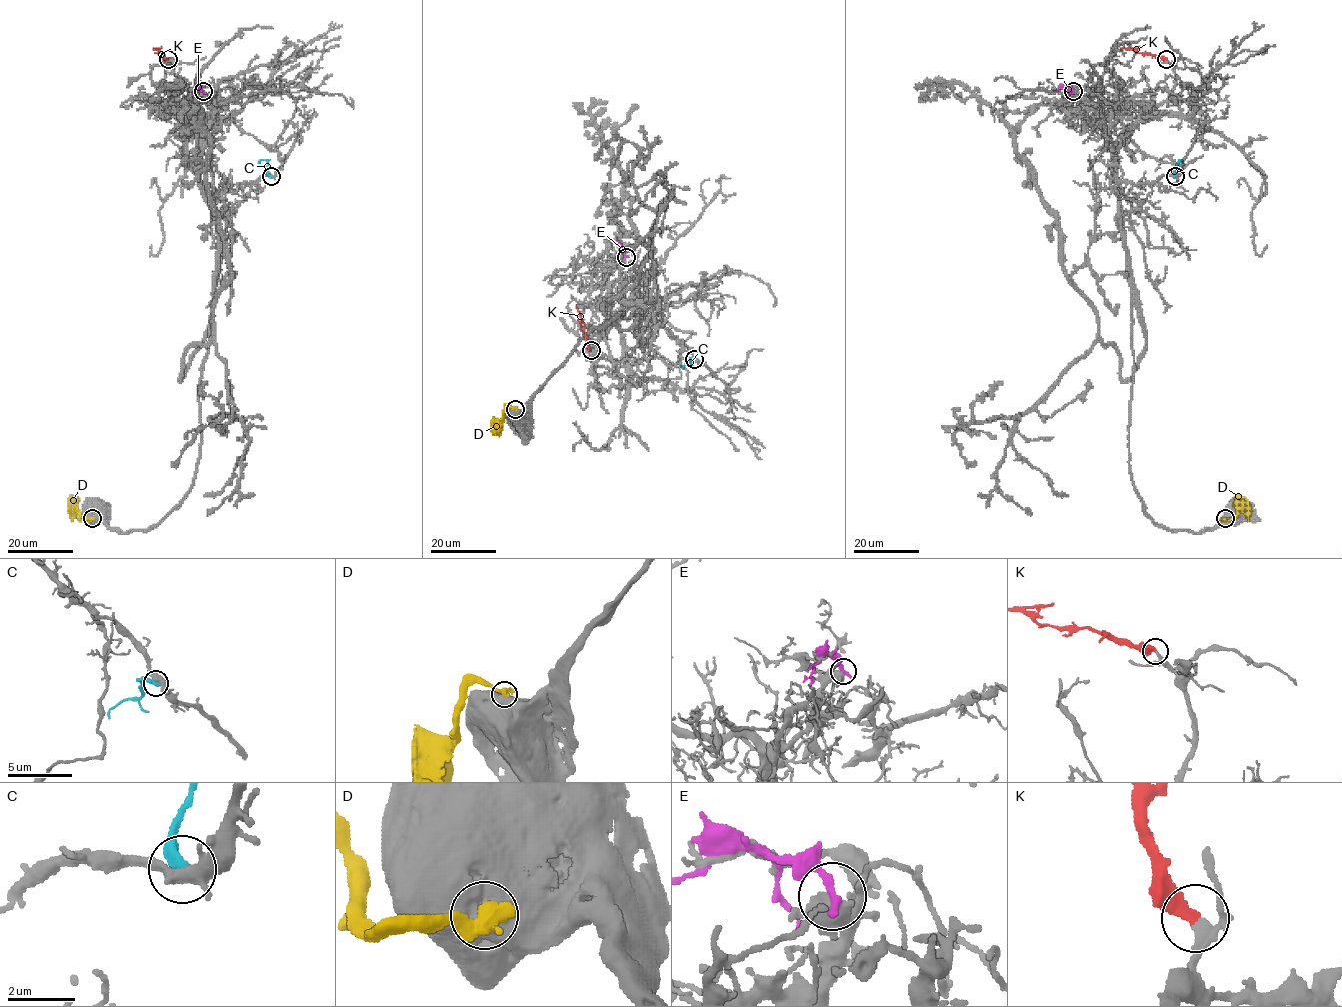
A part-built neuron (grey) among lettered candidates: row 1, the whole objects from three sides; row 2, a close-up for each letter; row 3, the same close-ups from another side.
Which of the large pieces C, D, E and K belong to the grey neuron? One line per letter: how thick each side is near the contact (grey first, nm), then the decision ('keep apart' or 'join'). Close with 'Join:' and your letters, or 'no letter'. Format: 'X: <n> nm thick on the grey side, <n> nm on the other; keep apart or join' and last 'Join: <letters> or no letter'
C: 400 nm thick on the grey side, 460 nm on the other; keep apart
D: 1050 nm thick on the grey side, 550 nm on the other; keep apart
E: 460 nm thick on the grey side, 300 nm on the other; keep apart
K: 170 nm thick on the grey side, 400 nm on the other; join
Join: K

